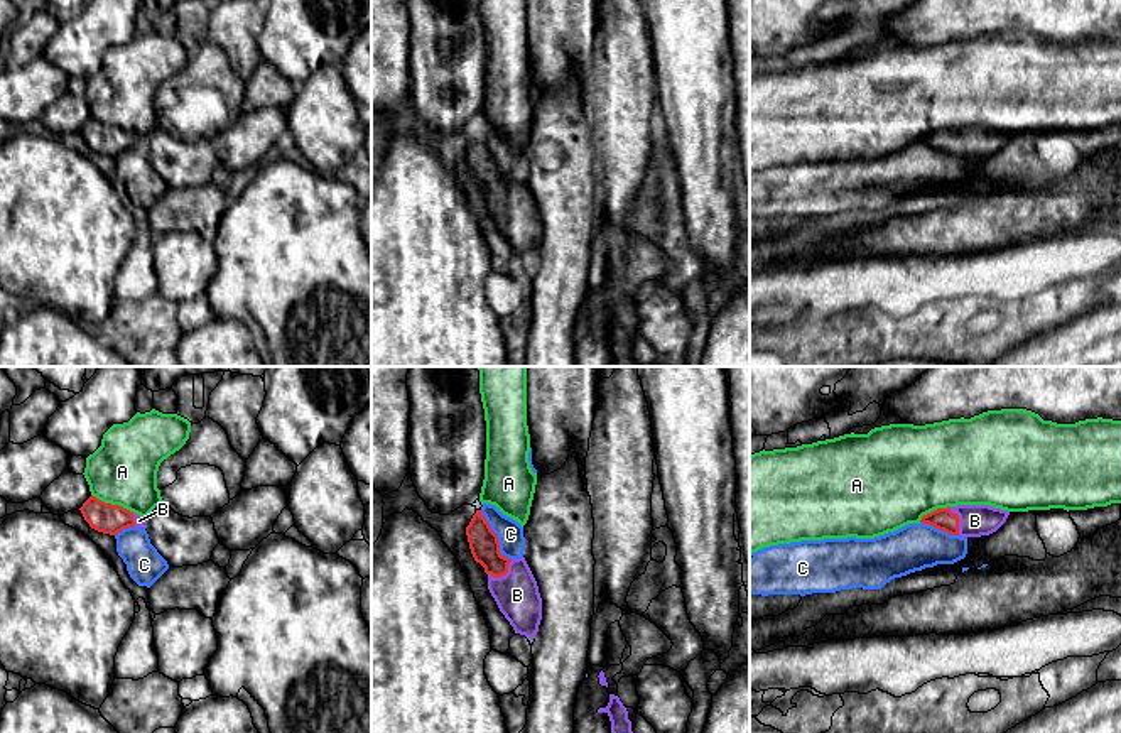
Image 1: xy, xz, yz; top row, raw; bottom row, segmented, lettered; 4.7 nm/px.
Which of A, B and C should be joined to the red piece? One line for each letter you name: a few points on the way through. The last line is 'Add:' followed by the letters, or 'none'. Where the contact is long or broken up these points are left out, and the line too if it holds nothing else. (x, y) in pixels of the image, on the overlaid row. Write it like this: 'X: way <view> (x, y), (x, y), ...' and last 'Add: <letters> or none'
B: way yz (942, 519), (958, 521), (974, 521)
Add: B

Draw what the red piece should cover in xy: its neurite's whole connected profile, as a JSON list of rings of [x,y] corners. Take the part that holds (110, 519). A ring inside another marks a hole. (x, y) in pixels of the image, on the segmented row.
[[[93,495],[79,510],[89,527],[103,534],[116,535],[128,527],[145,529],[145,517],[140,517],[120,505],[105,503]]]

